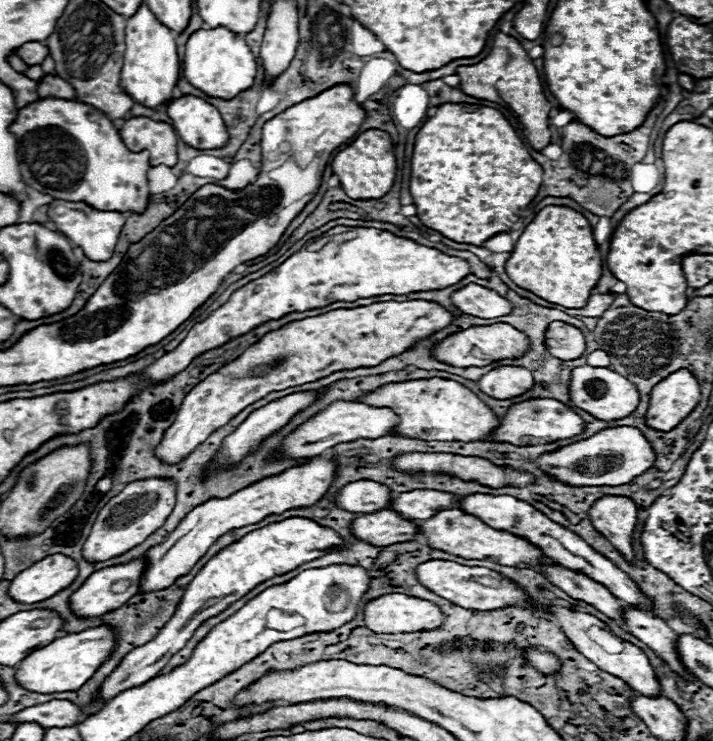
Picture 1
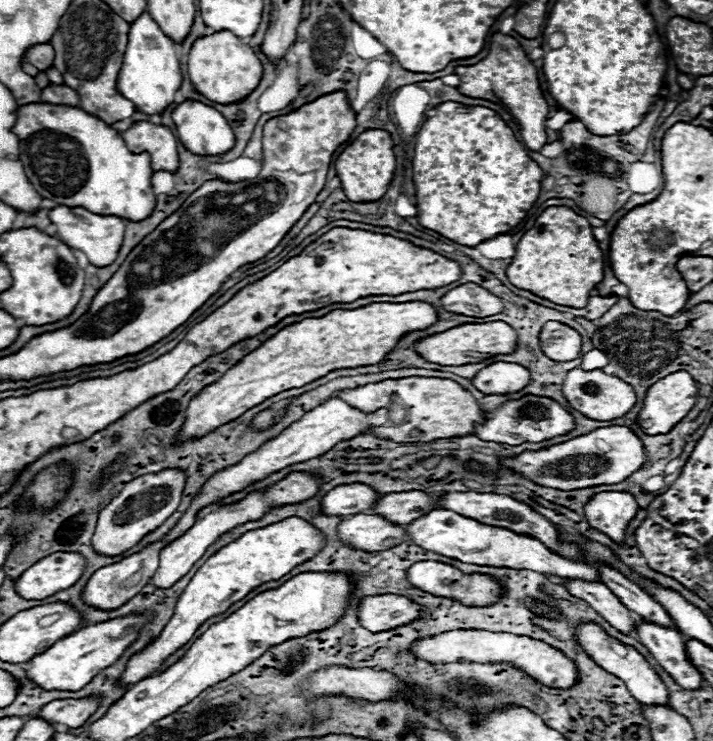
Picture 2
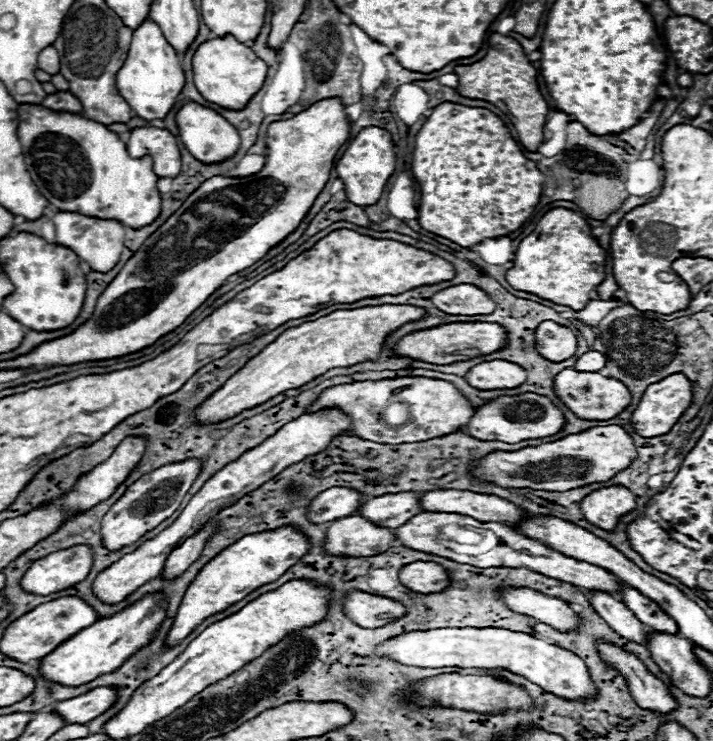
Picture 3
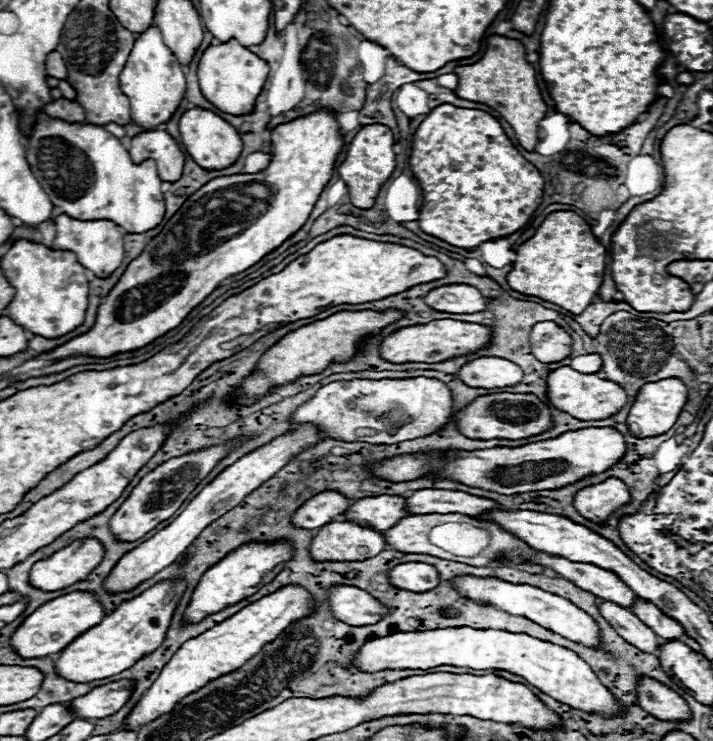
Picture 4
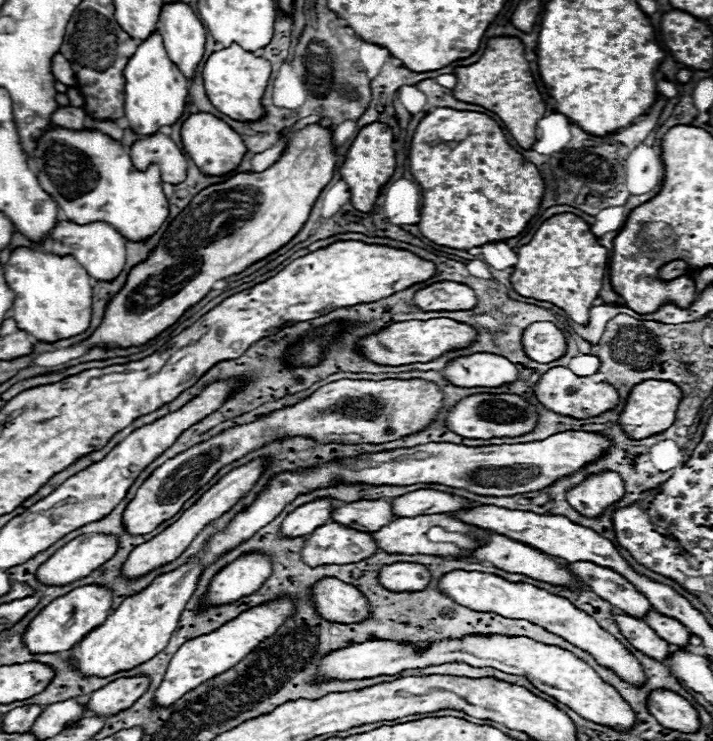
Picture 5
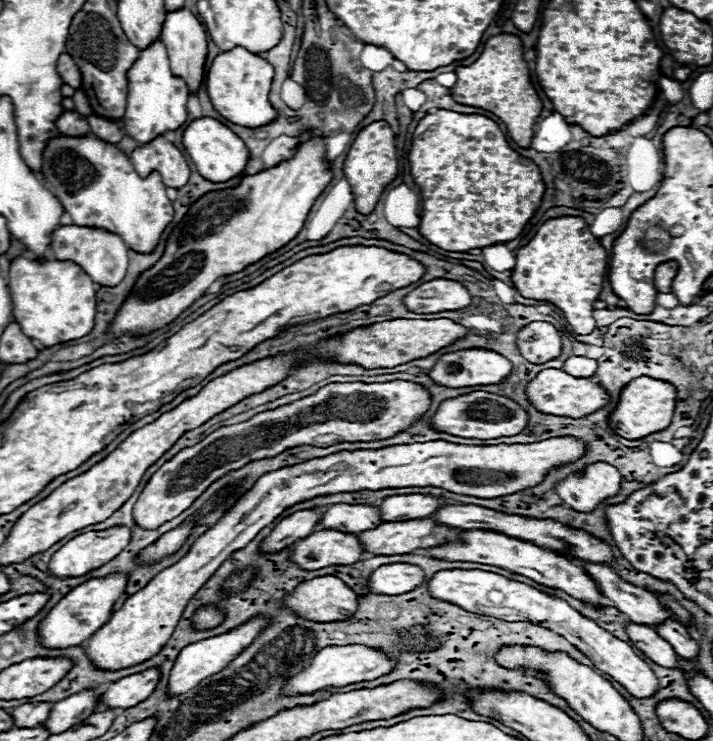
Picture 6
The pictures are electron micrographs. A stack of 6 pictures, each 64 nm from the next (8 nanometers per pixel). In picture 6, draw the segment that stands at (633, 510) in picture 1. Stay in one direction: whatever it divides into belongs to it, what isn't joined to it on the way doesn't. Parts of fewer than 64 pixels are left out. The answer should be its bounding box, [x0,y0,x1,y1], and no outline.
[554,462,620,512]

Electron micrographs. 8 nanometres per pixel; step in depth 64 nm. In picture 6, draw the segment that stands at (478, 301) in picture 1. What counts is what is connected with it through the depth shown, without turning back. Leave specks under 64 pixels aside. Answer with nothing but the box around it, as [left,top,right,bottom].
[402,278,472,314]

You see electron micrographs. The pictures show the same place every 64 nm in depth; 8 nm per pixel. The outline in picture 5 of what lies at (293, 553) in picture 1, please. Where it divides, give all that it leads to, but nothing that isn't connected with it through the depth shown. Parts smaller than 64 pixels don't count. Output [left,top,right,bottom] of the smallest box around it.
[206,554,270,604]

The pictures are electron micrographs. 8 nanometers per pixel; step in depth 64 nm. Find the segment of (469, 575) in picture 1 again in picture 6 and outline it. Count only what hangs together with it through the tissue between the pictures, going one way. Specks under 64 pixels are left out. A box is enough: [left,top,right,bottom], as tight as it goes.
[368,564,424,596]

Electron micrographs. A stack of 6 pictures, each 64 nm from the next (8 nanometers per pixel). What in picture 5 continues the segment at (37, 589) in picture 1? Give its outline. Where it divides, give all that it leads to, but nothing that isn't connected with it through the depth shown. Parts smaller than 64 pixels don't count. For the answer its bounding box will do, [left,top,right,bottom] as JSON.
[36,534,118,584]

